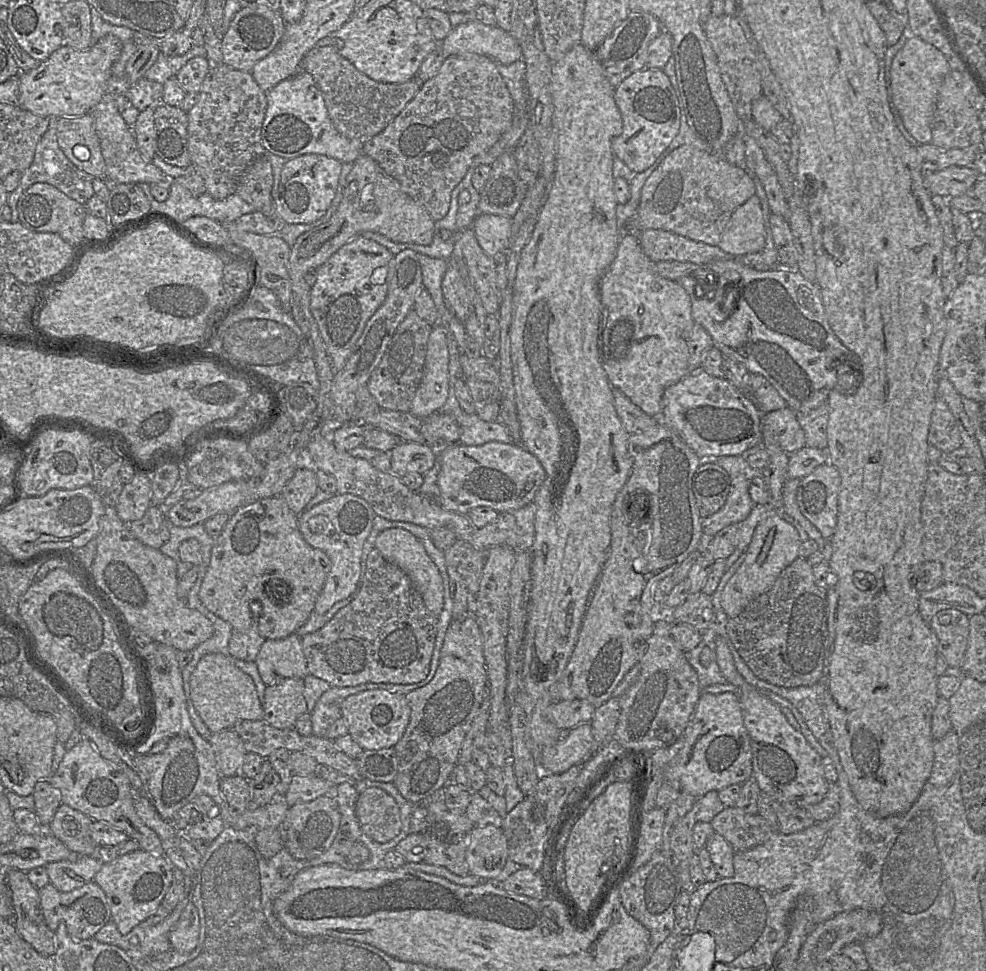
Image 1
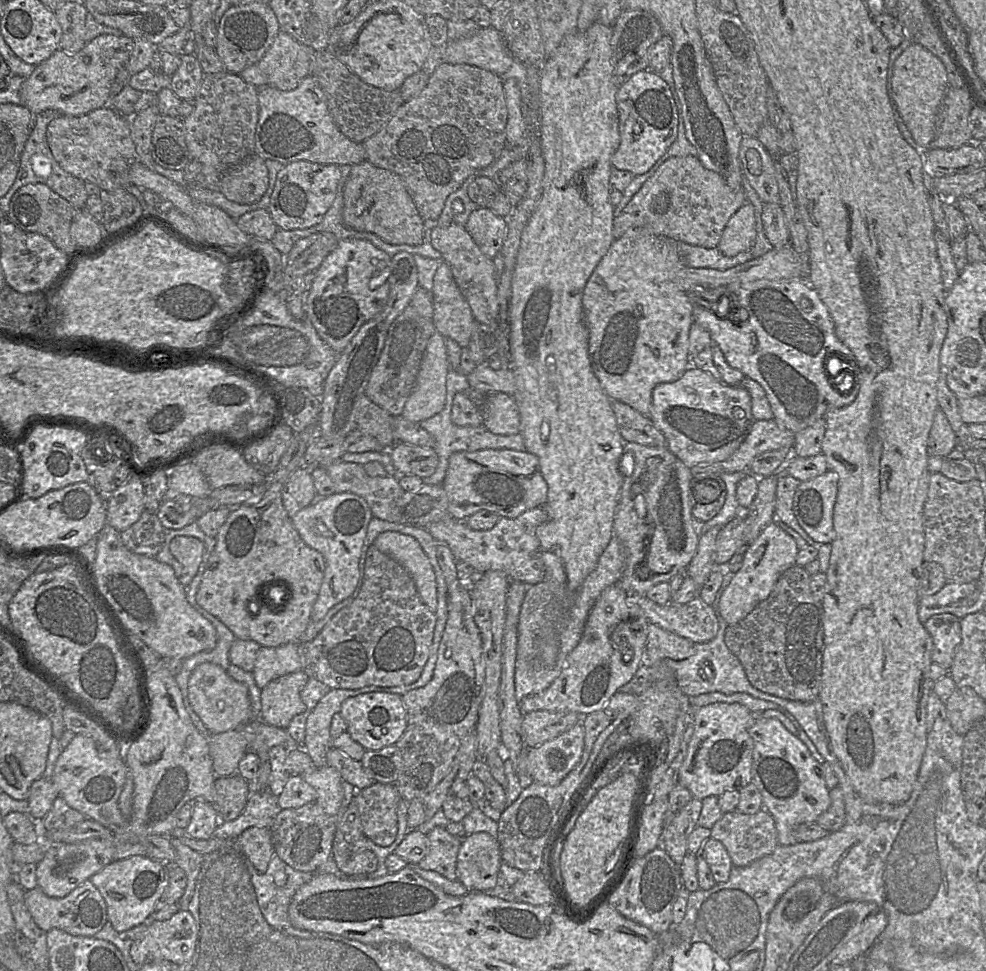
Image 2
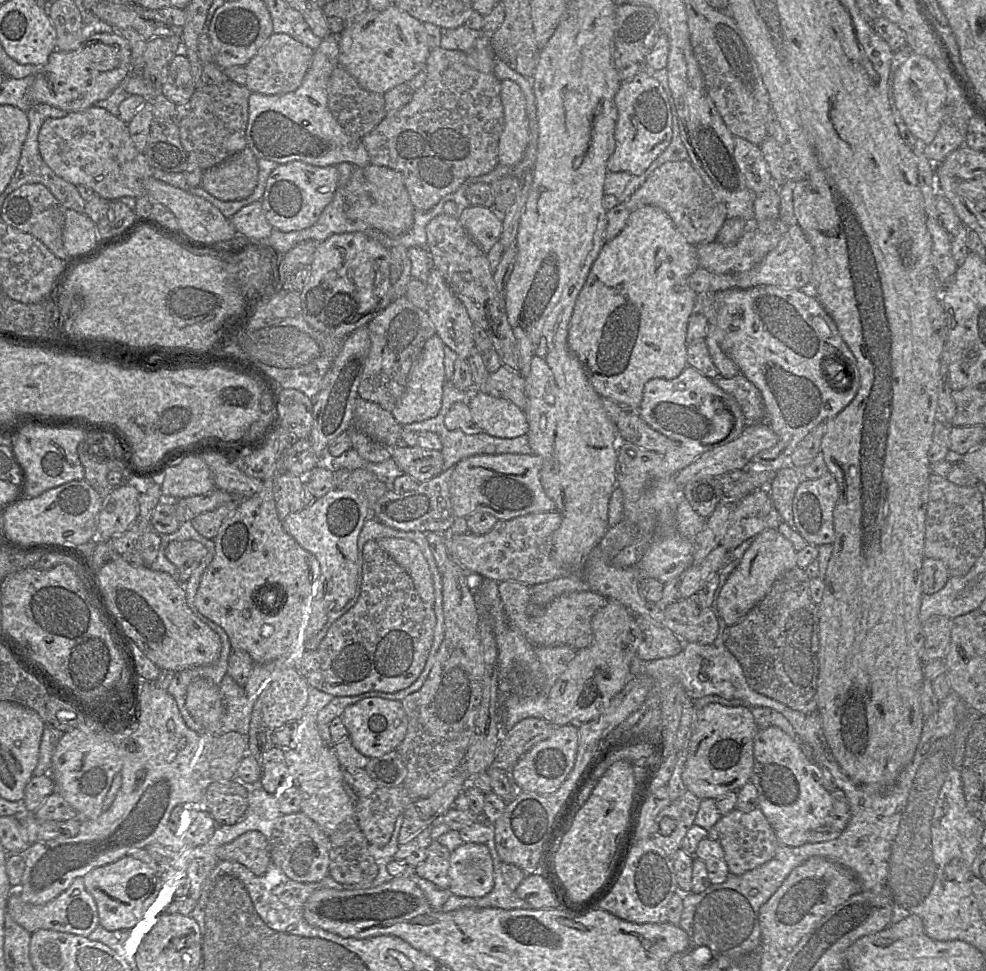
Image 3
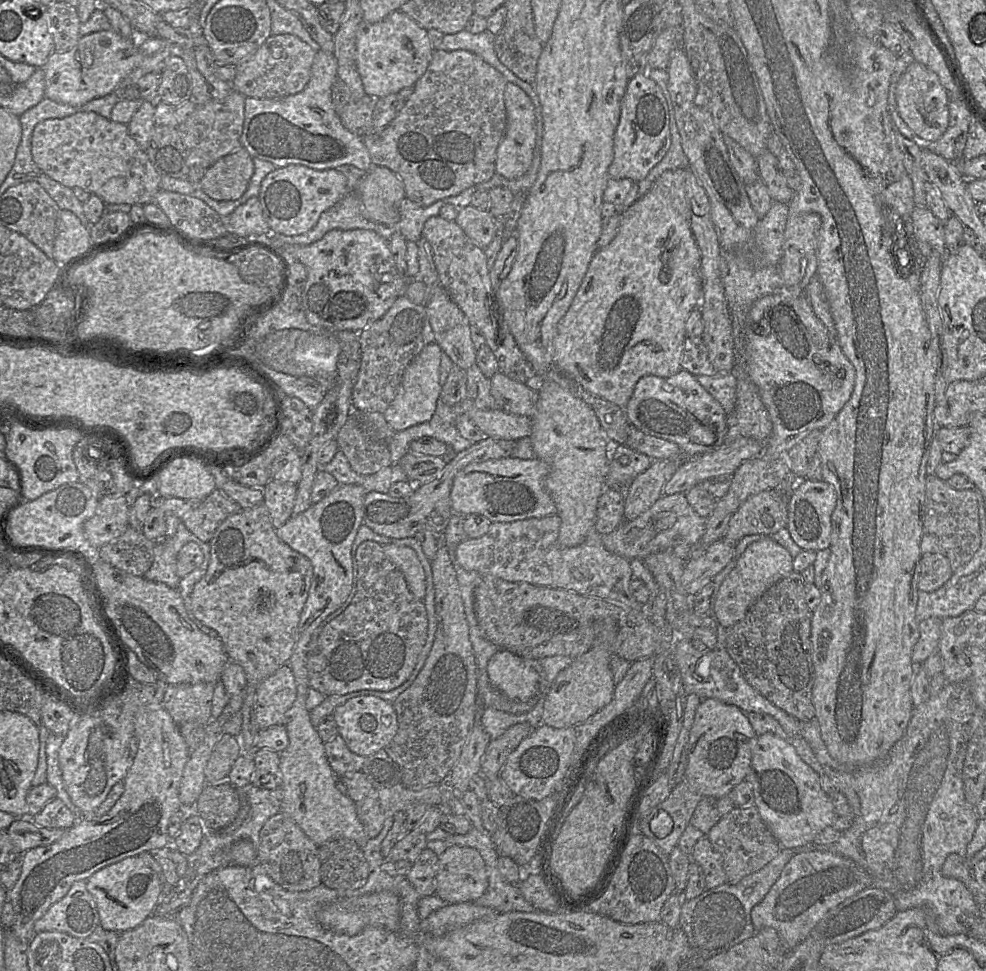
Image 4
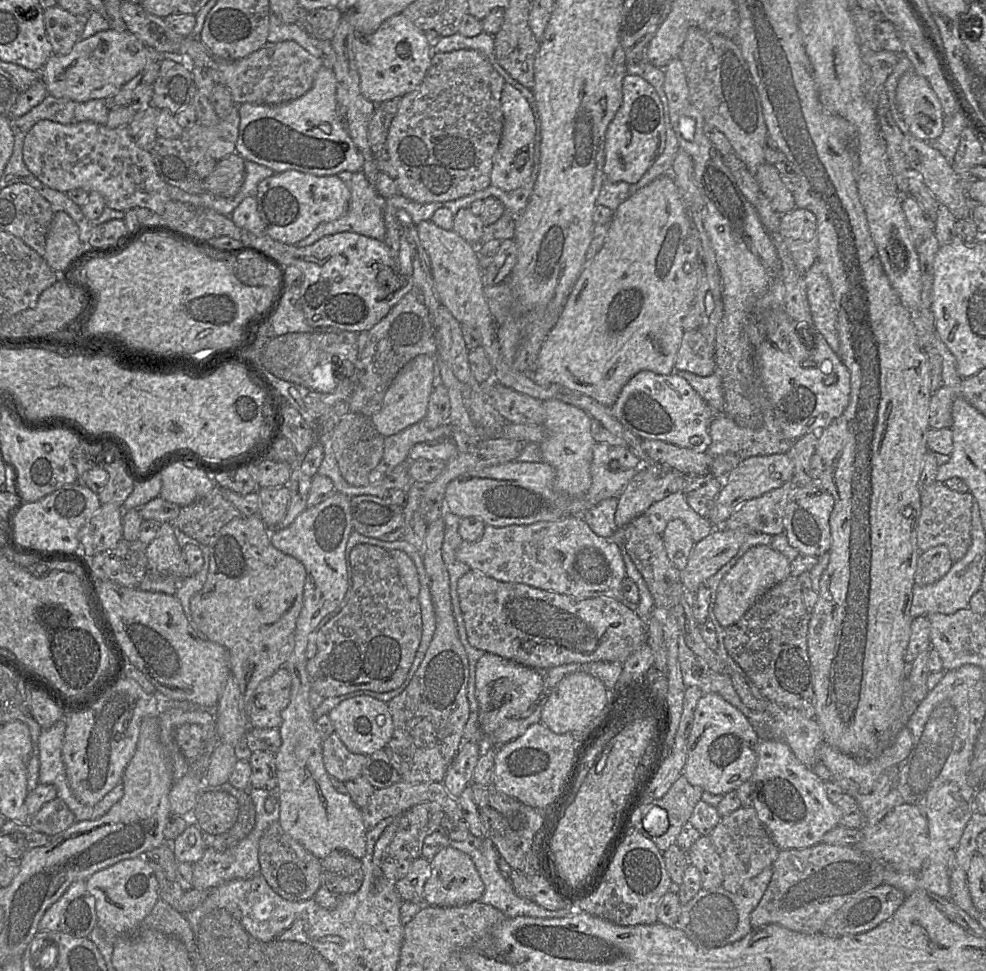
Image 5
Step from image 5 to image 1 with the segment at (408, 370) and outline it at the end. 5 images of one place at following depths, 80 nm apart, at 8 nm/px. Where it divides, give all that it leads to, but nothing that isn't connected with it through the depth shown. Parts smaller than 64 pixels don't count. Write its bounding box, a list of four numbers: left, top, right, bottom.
[410,324,449,419]

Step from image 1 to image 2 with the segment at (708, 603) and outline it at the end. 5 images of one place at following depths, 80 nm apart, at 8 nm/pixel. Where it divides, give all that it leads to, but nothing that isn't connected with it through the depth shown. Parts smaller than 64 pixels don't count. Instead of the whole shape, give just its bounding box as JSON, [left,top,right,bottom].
[631,595,719,643]

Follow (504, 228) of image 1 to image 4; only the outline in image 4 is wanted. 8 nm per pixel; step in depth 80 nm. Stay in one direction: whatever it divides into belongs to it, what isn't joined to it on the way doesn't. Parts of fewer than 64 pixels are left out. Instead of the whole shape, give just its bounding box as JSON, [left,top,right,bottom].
[455,205,499,249]

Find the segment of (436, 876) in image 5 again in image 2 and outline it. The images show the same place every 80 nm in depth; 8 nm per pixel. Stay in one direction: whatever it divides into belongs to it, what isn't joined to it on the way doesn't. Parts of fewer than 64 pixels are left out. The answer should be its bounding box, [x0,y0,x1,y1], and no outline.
[456,832,502,891]

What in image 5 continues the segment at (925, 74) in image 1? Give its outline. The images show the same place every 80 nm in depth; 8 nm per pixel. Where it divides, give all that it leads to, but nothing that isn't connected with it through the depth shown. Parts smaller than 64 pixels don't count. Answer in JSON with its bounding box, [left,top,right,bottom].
[896,70,942,142]

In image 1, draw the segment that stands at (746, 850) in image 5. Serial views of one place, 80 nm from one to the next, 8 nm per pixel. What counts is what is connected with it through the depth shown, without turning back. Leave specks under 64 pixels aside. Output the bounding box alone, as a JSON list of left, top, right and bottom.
[711,806,775,852]

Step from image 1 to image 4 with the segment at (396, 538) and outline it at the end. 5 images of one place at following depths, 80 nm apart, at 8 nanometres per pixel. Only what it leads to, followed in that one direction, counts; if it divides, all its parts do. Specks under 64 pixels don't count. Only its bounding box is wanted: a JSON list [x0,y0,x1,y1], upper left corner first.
[382,544,426,601]

